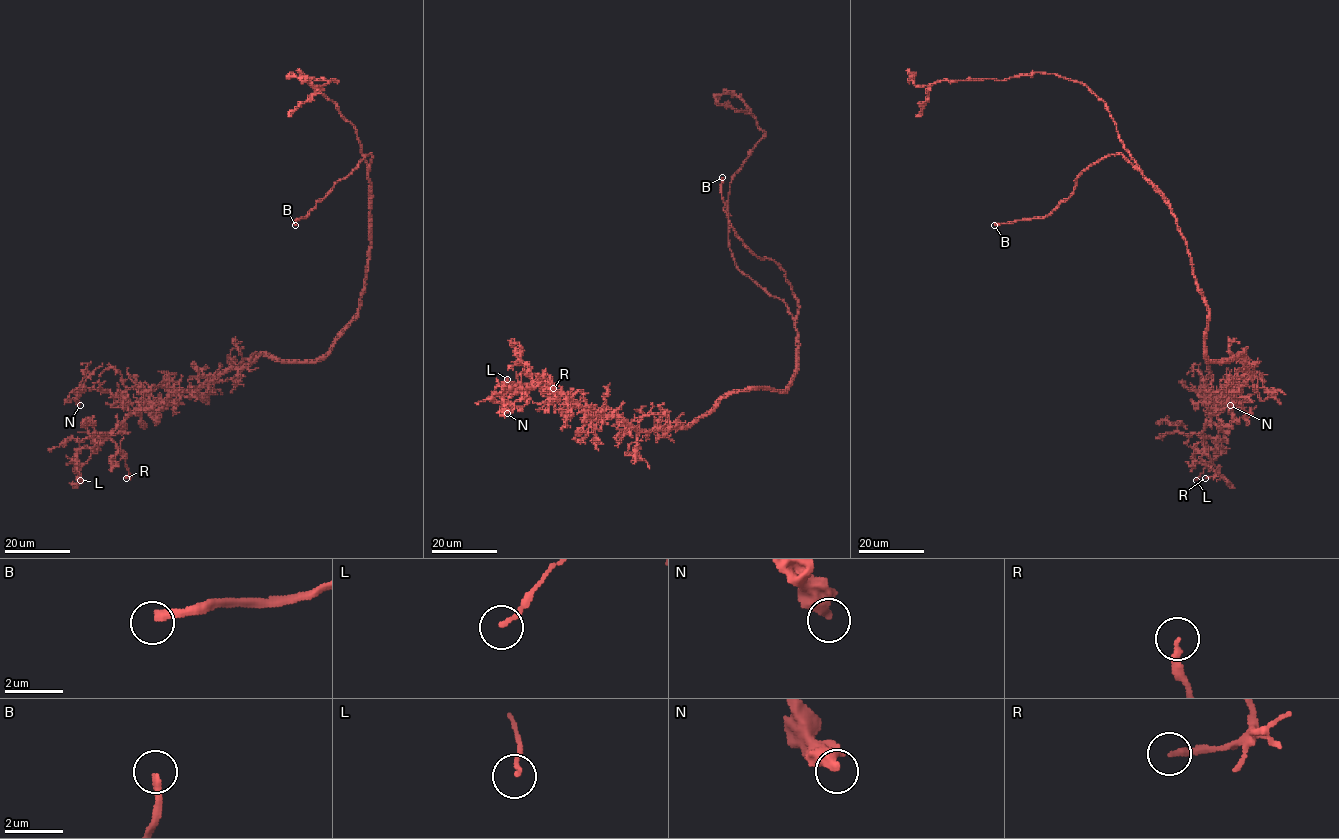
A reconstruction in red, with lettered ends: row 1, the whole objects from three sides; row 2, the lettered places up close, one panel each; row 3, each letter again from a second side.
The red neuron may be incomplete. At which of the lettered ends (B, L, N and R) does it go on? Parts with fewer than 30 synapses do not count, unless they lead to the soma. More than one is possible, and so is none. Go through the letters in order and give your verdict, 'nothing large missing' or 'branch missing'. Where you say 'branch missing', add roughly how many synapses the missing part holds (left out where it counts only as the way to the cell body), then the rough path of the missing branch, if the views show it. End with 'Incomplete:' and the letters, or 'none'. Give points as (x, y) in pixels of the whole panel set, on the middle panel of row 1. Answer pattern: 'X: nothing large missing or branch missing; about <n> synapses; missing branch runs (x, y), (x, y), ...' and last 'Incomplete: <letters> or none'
B: branch missing; missing branch runs (722, 177), (732, 162), (732, 127), (746, 108), (751, 89), (778, 61), (788, 56), (802, 55)
L: nothing large missing
N: nothing large missing
R: nothing large missing
Incomplete: B

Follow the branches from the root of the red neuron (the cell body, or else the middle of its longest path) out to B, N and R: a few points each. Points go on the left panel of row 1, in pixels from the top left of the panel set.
B: (369, 262), (370, 154), (338, 180), (305, 217), (297, 219), (295, 225)
N: (369, 262), (358, 316), (324, 356), (260, 354), (133, 413), (90, 388), (76, 395), (80, 405)
R: (369, 262), (358, 316), (324, 356), (279, 361), (260, 354), (130, 413), (109, 436), (125, 459), (126, 478)

